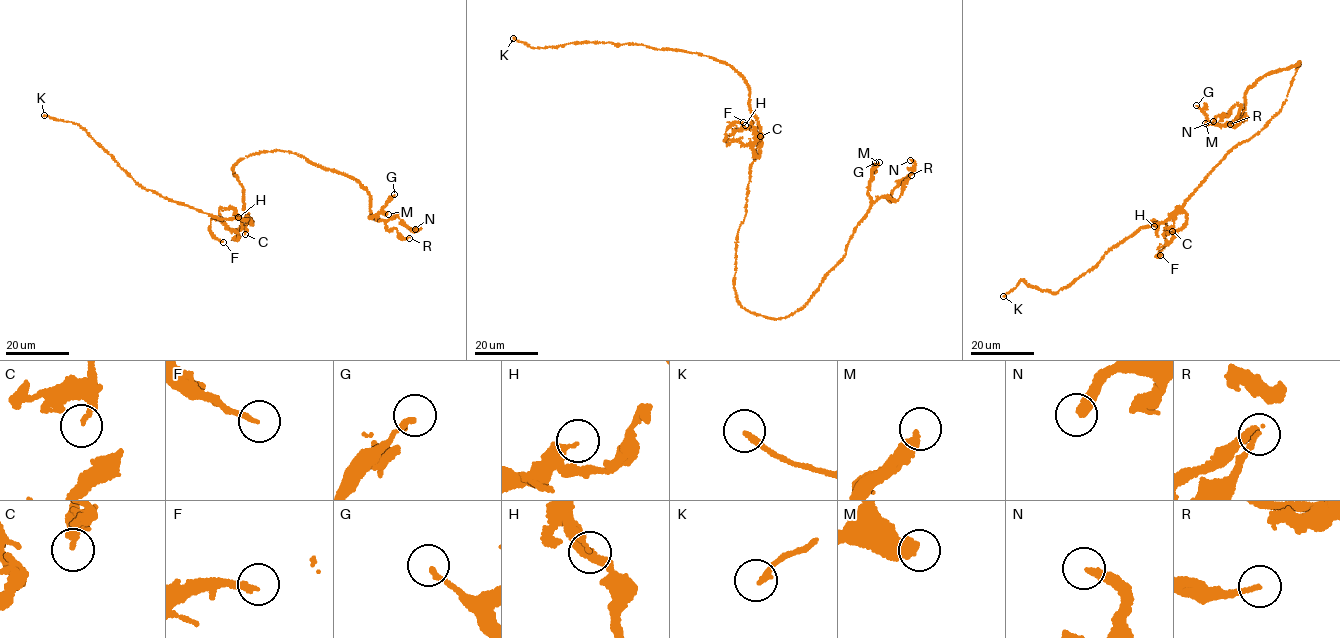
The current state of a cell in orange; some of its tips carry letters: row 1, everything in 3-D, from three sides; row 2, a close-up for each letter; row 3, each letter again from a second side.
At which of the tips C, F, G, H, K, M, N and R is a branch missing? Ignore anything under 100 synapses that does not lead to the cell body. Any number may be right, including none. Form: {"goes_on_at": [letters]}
{"goes_on_at": []}

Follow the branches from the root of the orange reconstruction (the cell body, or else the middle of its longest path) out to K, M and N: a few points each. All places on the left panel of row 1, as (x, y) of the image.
K: (244, 190), (251, 224), (248, 216), (219, 218), (172, 201), (137, 185), (78, 125), (44, 115)
M: (244, 190), (233, 165), (263, 151), (286, 151), (356, 179), (369, 194), (369, 217), (380, 210), (388, 214)
N: (244, 190), (233, 165), (263, 151), (289, 151), (356, 179), (369, 194), (371, 217), (397, 215), (415, 229)

